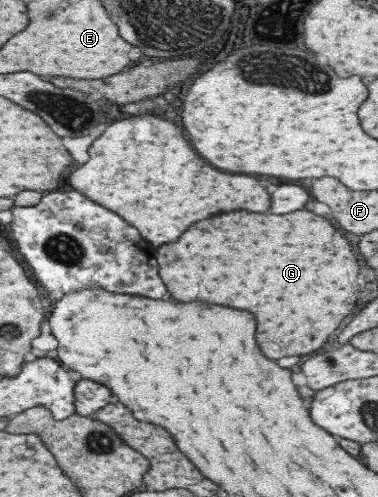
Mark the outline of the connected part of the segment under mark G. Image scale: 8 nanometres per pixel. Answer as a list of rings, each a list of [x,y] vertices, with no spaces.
[[[229,211],[223,215],[215,215],[215,217],[209,217],[205,221],[193,223],[175,243],[167,243],[167,245],[157,247],[155,259],[159,263],[159,277],[161,277],[163,285],[167,285],[167,291],[175,301],[207,301],[207,303],[225,305],[225,307],[233,307],[233,309],[245,309],[245,311],[253,313],[253,317],[257,321],[255,341],[267,359],[279,359],[279,357],[287,357],[287,355],[305,355],[305,353],[319,349],[327,341],[327,337],[339,327],[341,319],[351,313],[351,309],[357,301],[357,295],[359,295],[359,291],[357,291],[359,267],[357,267],[357,261],[349,249],[349,243],[337,233],[335,227],[331,227],[329,221],[325,221],[319,215],[313,215],[311,211],[295,211],[289,215],[263,215],[263,213],[251,213],[251,211]]]

